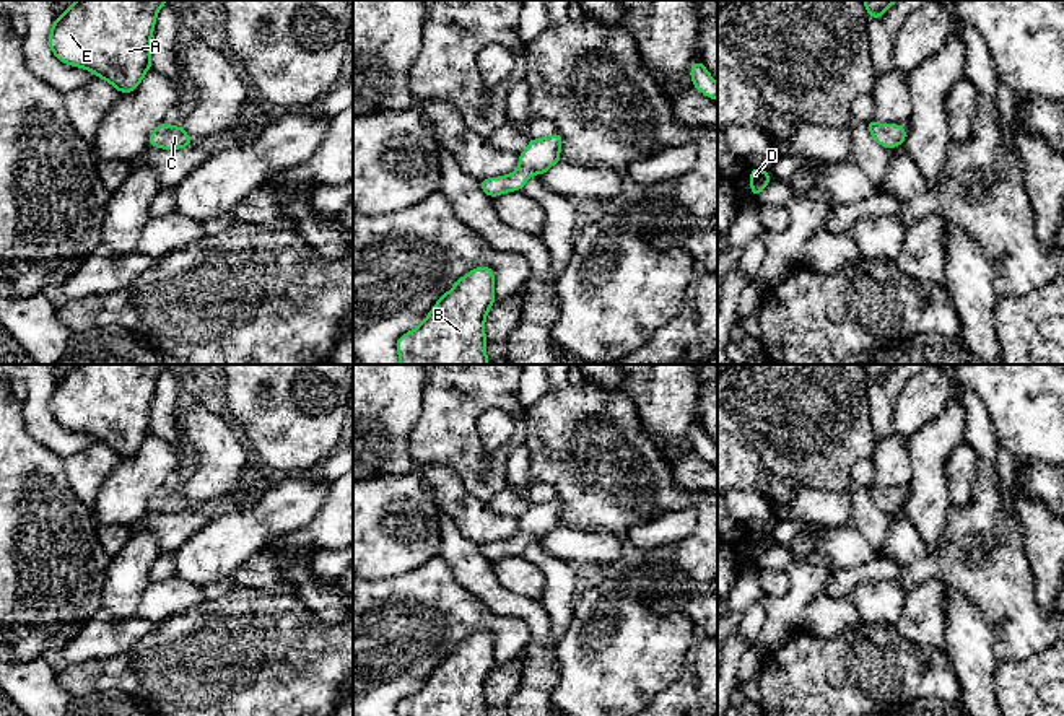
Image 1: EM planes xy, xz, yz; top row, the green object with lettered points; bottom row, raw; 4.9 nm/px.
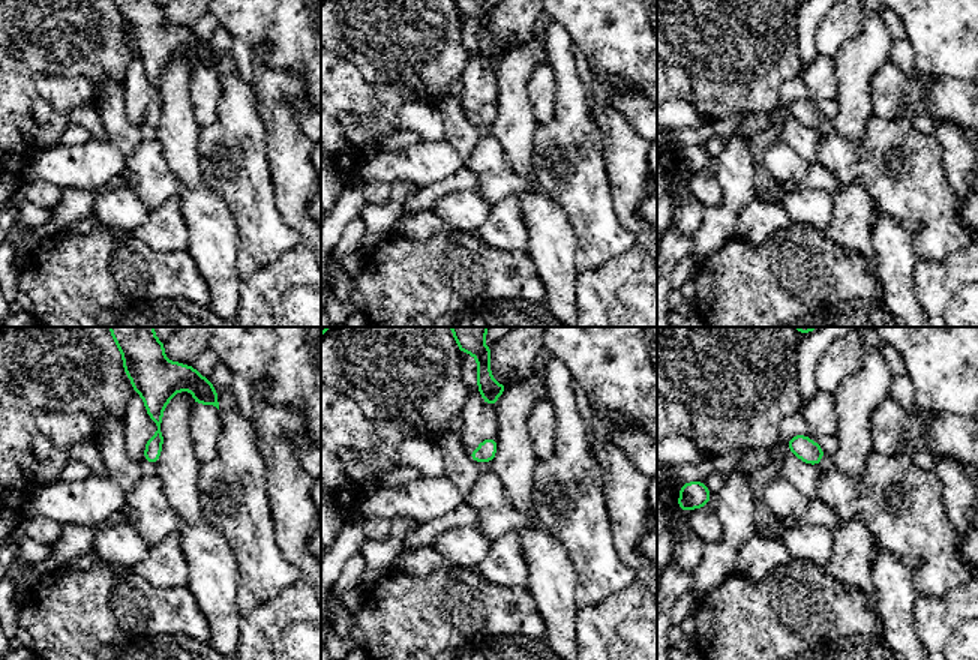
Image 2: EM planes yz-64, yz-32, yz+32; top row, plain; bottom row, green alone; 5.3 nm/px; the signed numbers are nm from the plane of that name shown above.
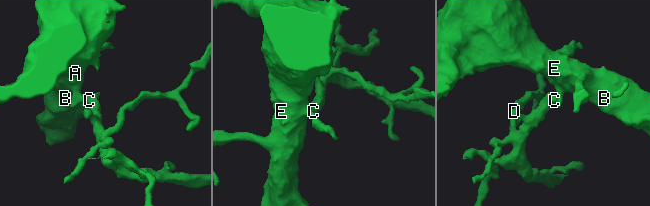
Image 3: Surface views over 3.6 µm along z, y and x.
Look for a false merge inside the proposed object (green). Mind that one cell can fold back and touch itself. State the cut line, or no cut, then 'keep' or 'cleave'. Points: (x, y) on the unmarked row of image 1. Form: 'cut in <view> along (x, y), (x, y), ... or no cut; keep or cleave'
no cut; keep

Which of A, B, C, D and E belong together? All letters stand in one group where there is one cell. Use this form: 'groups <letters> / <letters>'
groups A B C D E

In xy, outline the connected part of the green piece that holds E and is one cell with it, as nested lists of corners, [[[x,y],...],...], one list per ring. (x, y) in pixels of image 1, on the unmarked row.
[[[76,365],[52,387],[47,410],[63,428],[93,436],[119,457],[132,457],[151,433],[151,399],[158,374],[168,366]]]

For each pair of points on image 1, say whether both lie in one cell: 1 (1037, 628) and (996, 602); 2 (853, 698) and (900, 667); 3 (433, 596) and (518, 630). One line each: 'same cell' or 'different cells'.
1: same cell
2: same cell
3: same cell

